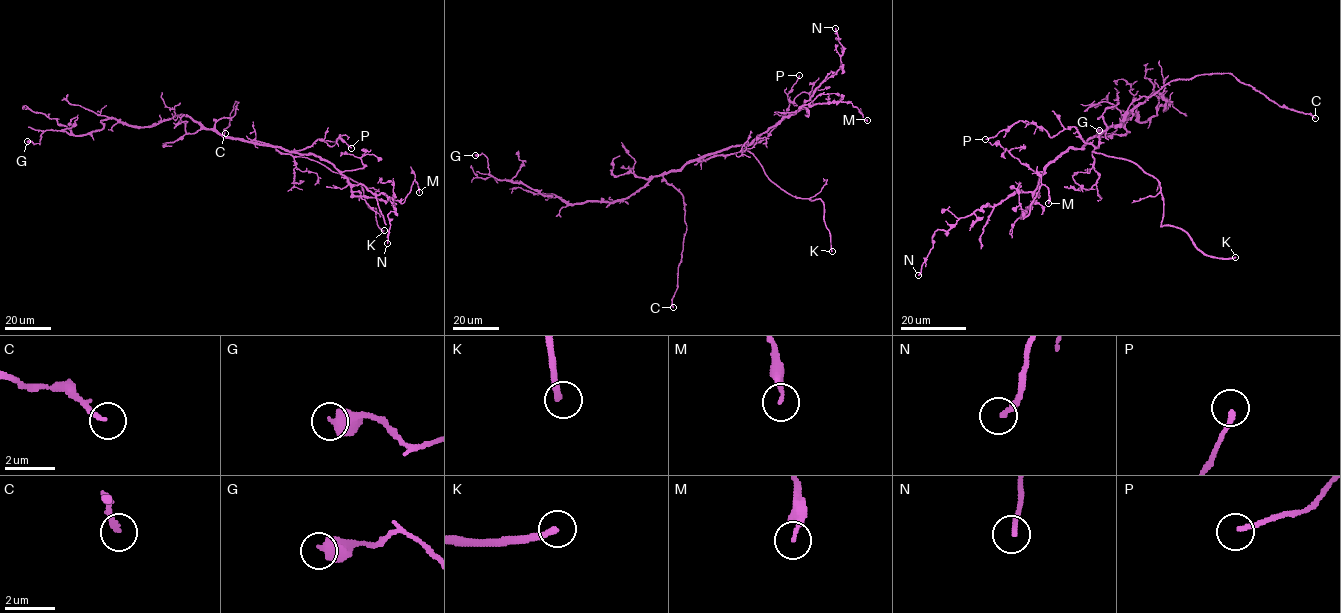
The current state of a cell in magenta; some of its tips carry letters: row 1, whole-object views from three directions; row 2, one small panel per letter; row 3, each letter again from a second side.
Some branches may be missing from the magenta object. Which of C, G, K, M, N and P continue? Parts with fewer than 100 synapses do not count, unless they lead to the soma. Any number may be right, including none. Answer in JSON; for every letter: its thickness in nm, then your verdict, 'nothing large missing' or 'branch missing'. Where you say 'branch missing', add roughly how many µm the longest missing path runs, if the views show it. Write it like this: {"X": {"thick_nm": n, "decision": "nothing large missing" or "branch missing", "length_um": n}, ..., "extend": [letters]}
{"C": {"thick_nm": 190, "decision": "nothing large missing"}, "G": {"thick_nm": 700, "decision": "nothing large missing"}, "K": {"thick_nm": 240, "decision": "branch missing", "length_um": 15}, "M": {"thick_nm": 170, "decision": "nothing large missing"}, "N": {"thick_nm": 180, "decision": "nothing large missing"}, "P": {"thick_nm": 180, "decision": "nothing large missing"}, "extend": ["K"]}

